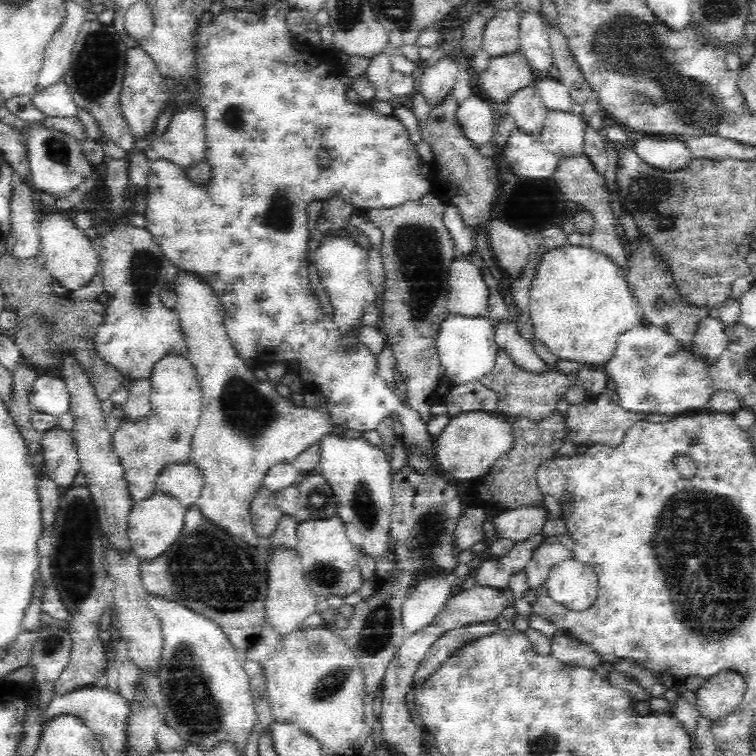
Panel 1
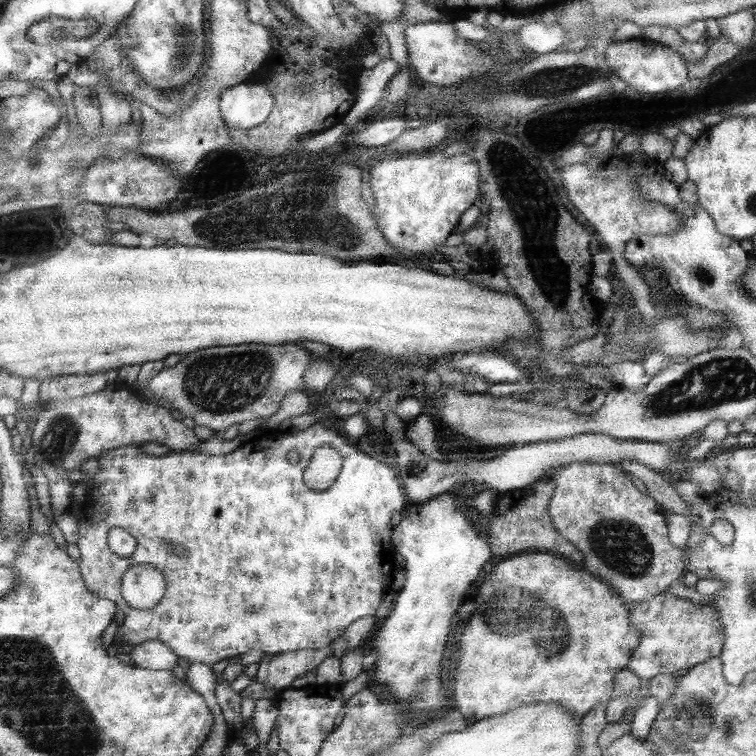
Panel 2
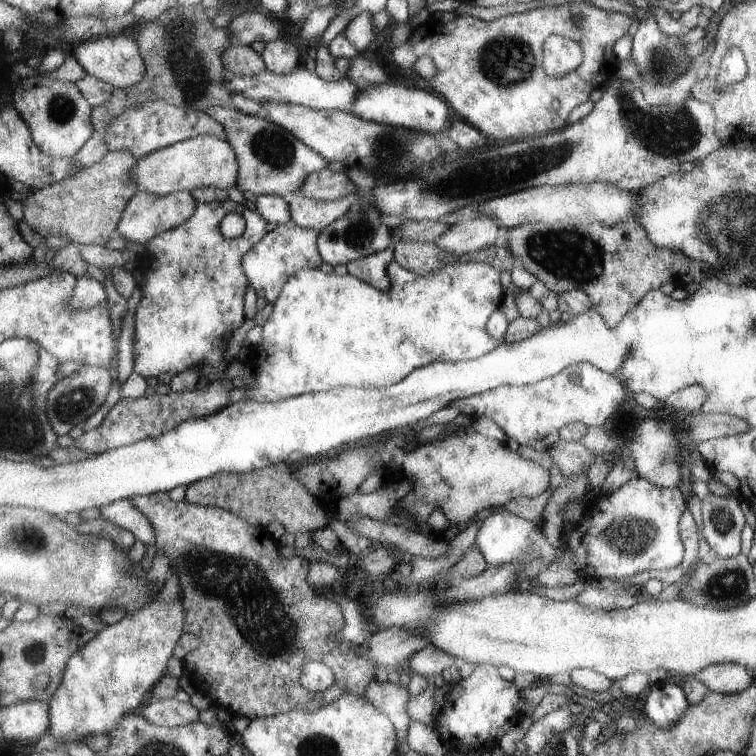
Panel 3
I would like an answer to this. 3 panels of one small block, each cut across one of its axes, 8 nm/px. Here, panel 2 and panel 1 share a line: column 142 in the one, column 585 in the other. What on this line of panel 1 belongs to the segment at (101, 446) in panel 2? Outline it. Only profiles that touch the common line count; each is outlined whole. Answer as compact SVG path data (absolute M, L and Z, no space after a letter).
M614 386L606 388L602 394L598 396L588 396L582 404L570 404L566 410L566 428L568 428L568 442L576 448L580 446L596 446L596 444L604 444L608 448L622 448L622 444L626 442L628 432L646 420L646 414L636 414L636 412L628 412L620 406L618 400L618 392L614 390Z

